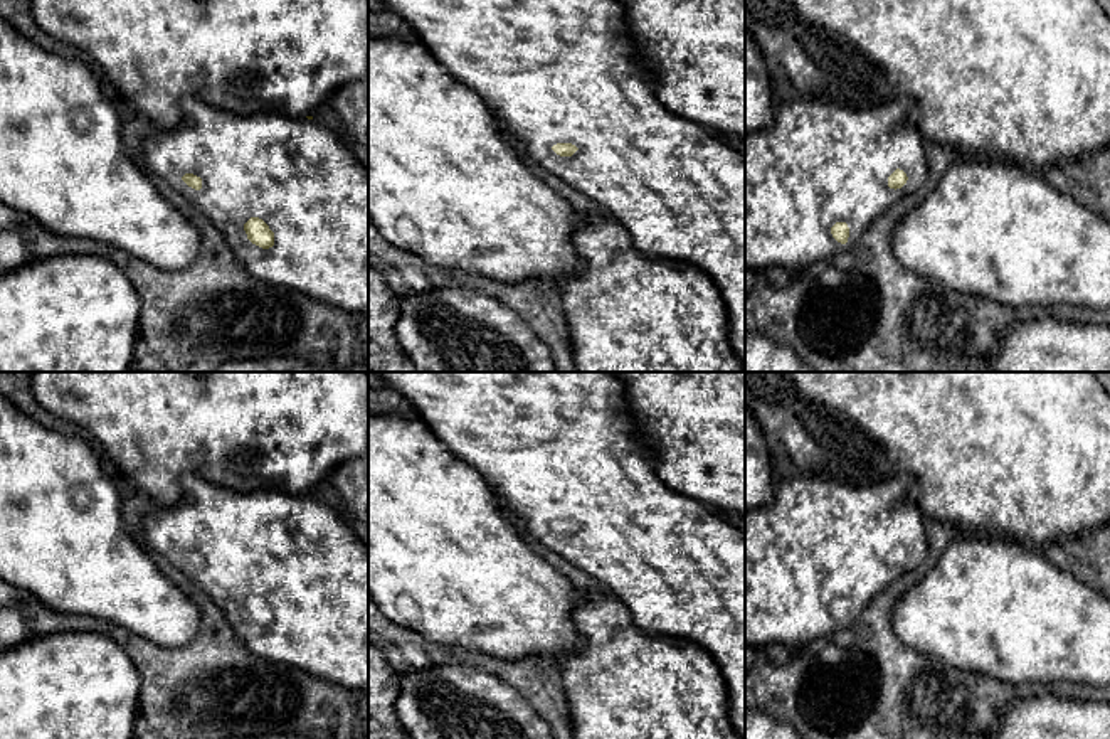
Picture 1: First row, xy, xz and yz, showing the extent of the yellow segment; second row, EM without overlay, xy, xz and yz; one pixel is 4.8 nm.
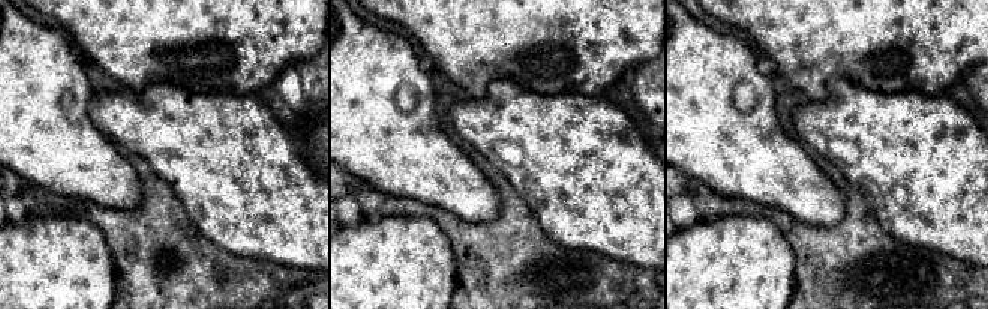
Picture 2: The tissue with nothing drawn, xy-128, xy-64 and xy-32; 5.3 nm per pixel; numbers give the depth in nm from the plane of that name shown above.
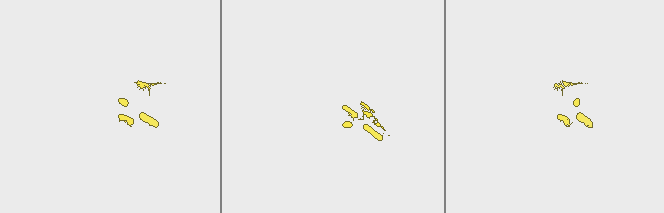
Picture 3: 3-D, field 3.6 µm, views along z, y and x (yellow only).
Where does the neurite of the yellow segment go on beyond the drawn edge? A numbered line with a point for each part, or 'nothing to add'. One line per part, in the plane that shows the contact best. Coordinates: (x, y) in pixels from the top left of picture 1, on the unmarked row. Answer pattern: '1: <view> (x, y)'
1: xy (295, 551)

